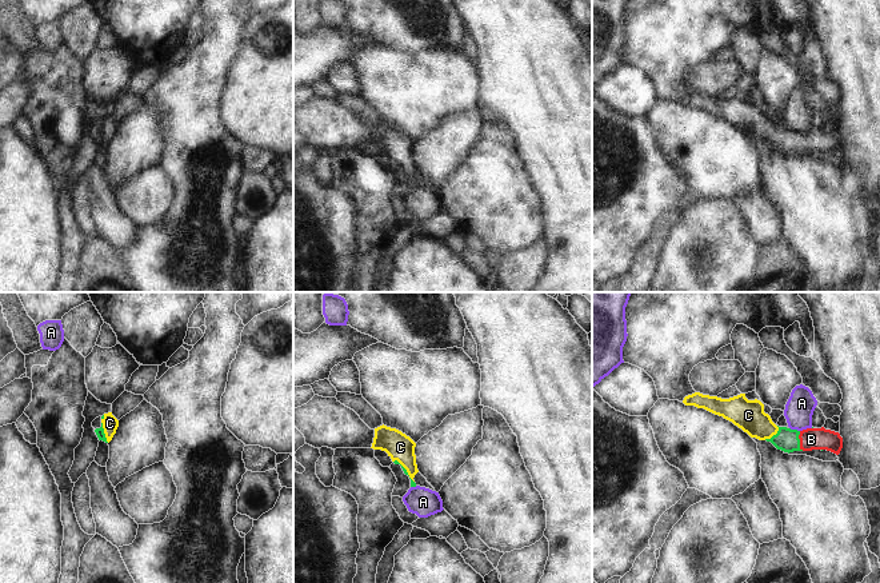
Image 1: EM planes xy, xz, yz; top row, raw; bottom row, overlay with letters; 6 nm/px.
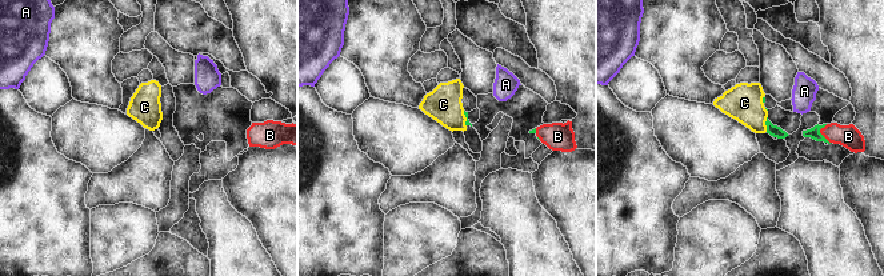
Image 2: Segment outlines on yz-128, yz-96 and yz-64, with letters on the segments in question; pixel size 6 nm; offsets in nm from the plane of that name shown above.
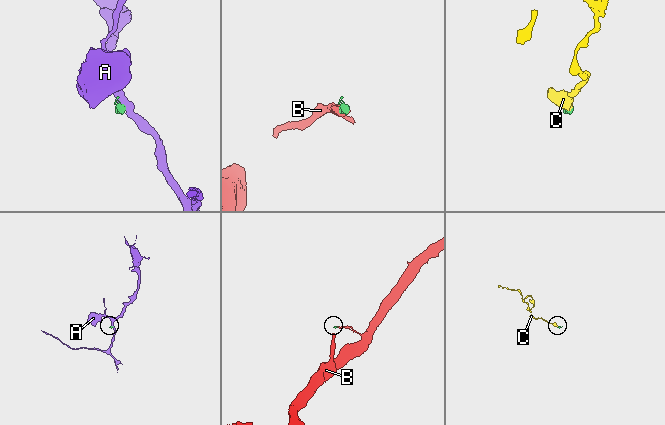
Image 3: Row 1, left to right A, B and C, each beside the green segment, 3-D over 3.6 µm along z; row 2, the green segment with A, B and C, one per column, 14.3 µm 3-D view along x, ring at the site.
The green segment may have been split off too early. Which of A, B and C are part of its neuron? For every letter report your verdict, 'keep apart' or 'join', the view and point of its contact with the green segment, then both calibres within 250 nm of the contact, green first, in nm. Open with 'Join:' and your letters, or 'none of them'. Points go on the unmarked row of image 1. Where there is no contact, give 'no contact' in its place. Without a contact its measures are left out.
Join: B, C
A: keep apart | yz (795, 131) | 140/170 nm
B: join | yz (799, 142) | 140/130 nm
C: join | xy (103, 134) | 50/100 nm

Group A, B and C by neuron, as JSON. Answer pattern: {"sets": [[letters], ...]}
{"sets": [["A"], ["B", "C"]]}

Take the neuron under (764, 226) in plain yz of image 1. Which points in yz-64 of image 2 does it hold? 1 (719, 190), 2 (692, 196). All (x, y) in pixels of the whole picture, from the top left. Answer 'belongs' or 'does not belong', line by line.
1: belongs
2: belongs

